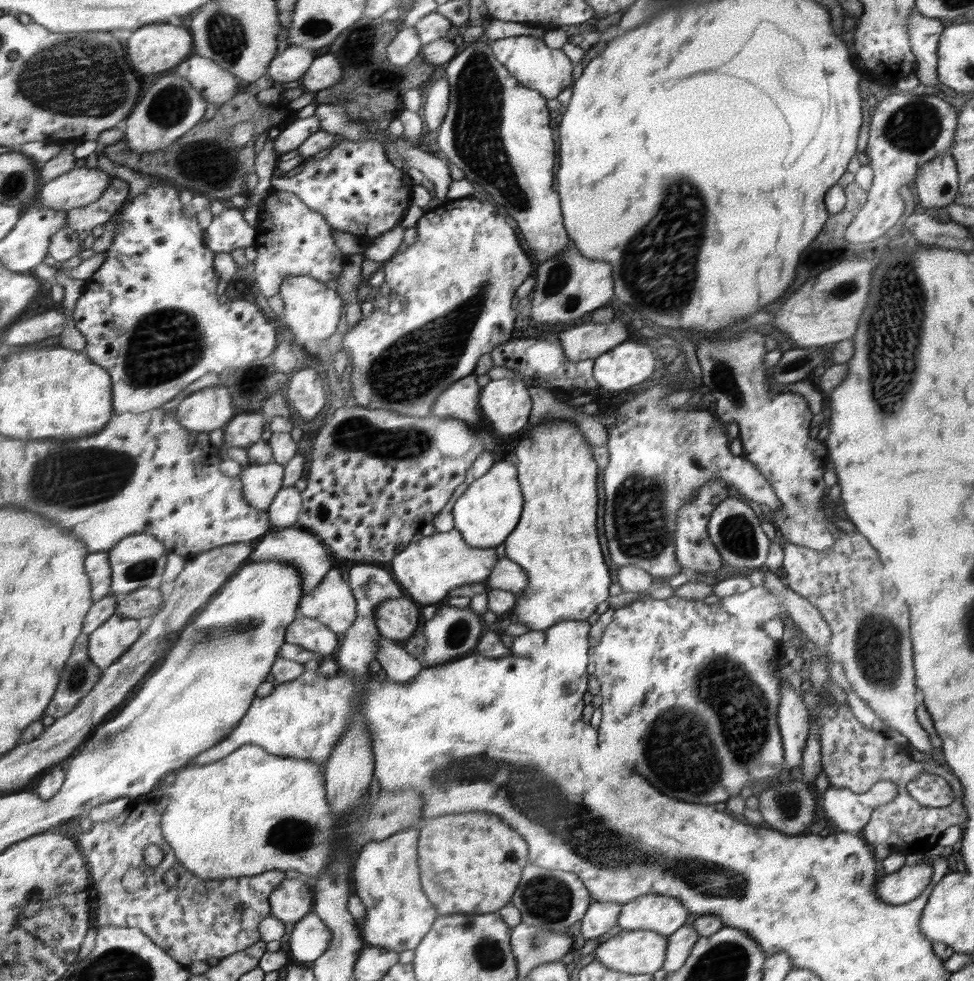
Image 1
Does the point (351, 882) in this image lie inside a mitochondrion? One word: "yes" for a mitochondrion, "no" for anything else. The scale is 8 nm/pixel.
no

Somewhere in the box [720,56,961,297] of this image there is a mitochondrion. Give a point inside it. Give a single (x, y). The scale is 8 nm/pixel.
(913, 129)

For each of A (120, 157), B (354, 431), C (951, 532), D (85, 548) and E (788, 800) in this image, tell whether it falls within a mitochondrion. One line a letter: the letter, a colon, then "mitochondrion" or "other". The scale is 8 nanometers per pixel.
A: other
B: mitochondrion
C: other
D: other
E: mitochondrion

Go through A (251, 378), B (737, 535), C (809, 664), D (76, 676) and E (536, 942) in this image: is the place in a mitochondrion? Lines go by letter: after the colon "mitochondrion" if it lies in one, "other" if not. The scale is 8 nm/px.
A: other
B: mitochondrion
C: other
D: mitochondrion
E: mitochondrion

